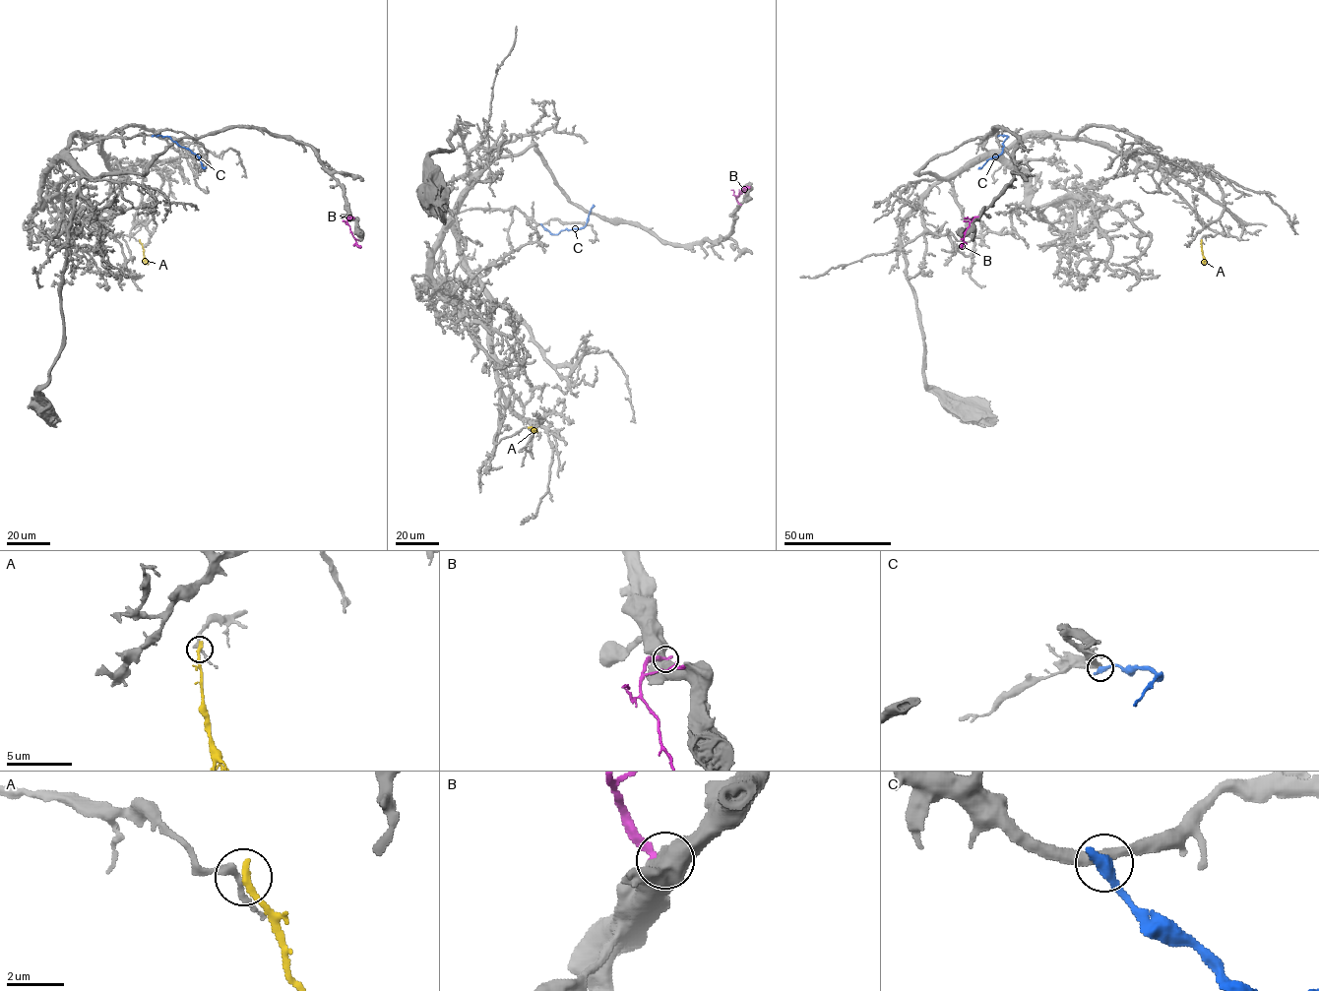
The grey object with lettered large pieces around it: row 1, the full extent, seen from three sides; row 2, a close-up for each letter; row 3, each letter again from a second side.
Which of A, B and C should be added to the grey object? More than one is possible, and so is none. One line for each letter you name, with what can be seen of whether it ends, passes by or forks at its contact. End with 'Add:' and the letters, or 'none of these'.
Add: none of these

